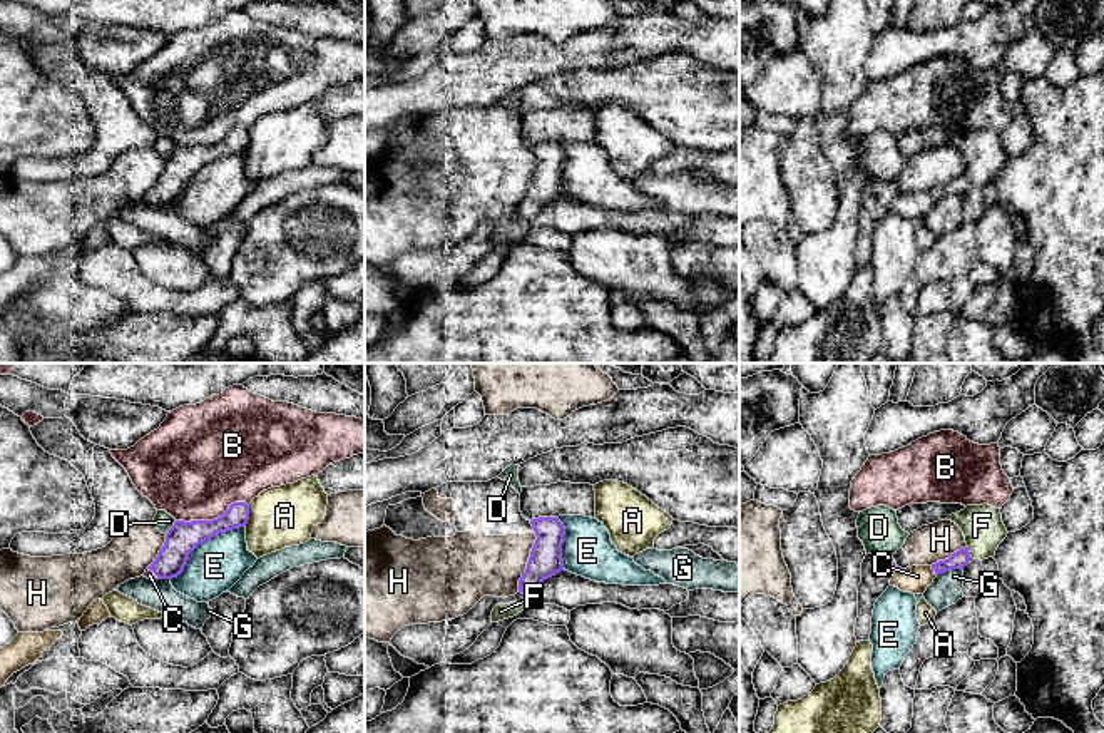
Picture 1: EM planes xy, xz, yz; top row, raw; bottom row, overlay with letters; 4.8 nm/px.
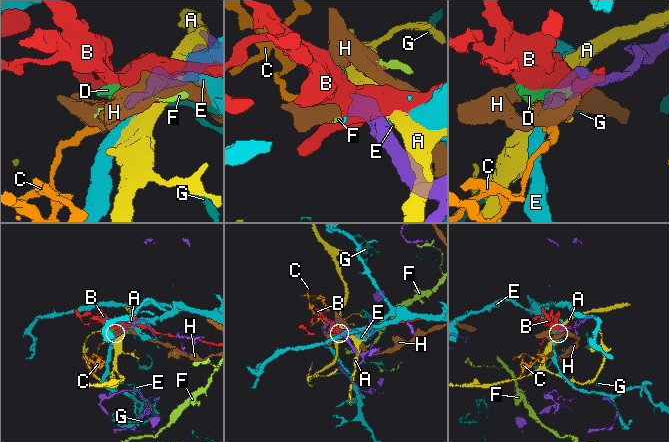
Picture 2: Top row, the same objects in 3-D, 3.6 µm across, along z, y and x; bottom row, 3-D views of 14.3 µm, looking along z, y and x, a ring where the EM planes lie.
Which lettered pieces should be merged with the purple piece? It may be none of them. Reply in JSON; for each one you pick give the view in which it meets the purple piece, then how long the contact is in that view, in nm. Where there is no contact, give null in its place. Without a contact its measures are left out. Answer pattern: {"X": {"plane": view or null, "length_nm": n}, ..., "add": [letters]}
{"C": {"plane": "yz", "length_nm": 60}, "add": ["C"]}

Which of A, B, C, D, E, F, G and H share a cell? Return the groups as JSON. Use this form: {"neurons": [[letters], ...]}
{"neurons": [["A"], ["B"], ["C"], ["D", "F", "H"], ["E"], ["G"]]}

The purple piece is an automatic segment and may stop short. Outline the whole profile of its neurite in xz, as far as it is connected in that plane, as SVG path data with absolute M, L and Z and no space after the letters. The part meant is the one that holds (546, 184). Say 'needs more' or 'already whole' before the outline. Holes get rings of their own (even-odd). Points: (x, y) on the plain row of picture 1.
already whole | M539 142L532 144L530 149L537 164L532 172L527 194L519 204L519 218L522 219L535 218L545 204L564 196L564 149L557 142Z

